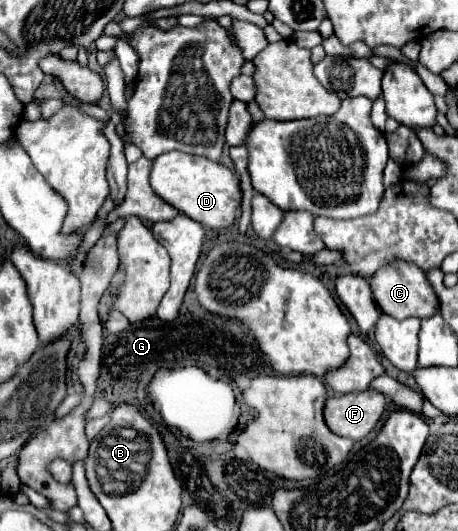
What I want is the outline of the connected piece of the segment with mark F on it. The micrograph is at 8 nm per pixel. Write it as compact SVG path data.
M377 390L333 396L325 402L323 418L329 430L349 440L363 440L381 418L387 400Z

